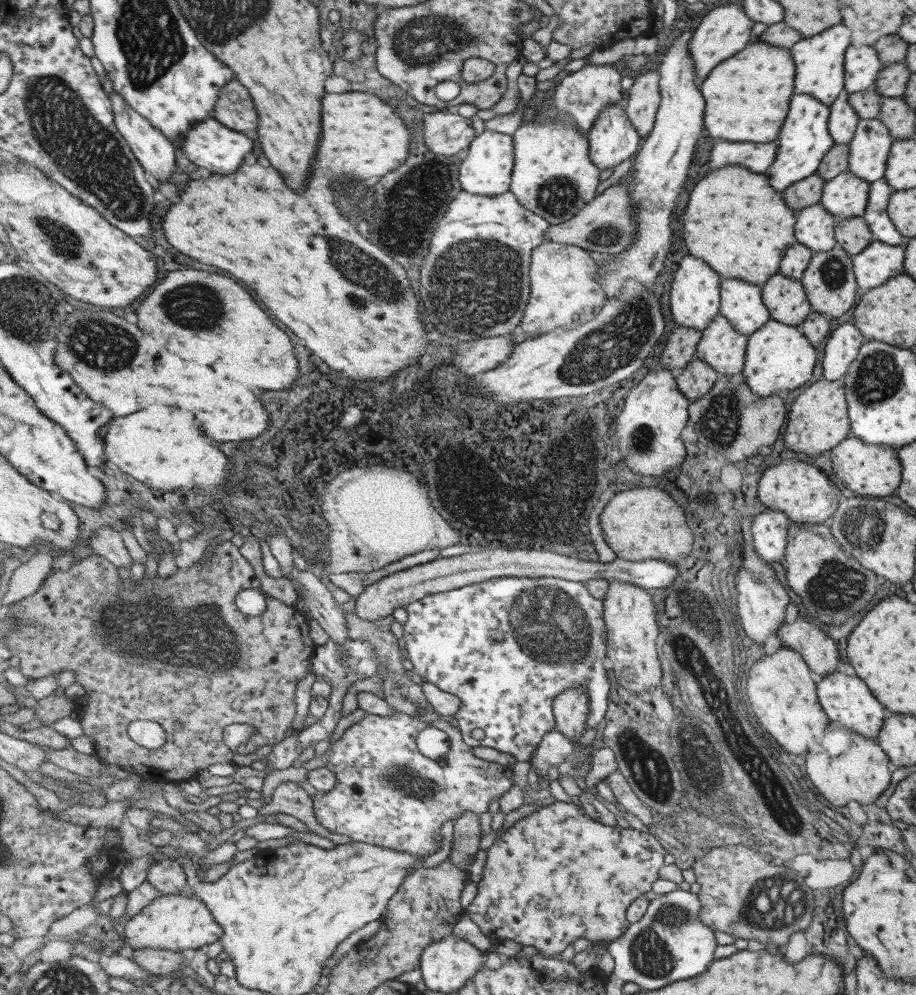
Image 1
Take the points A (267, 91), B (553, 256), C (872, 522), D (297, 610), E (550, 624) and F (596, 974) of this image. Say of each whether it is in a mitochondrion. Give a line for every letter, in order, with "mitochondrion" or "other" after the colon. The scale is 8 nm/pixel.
A: other
B: other
C: mitochondrion
D: other
E: mitochondrion
F: other

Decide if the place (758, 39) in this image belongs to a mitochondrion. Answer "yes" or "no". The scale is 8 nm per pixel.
no

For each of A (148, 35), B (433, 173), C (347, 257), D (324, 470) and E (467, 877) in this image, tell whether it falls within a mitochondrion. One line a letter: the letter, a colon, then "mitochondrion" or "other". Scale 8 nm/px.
A: mitochondrion
B: mitochondrion
C: mitochondrion
D: other
E: other

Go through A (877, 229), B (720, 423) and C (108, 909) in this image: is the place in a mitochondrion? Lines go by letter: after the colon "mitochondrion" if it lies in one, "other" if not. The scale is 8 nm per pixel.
A: other
B: mitochondrion
C: other

